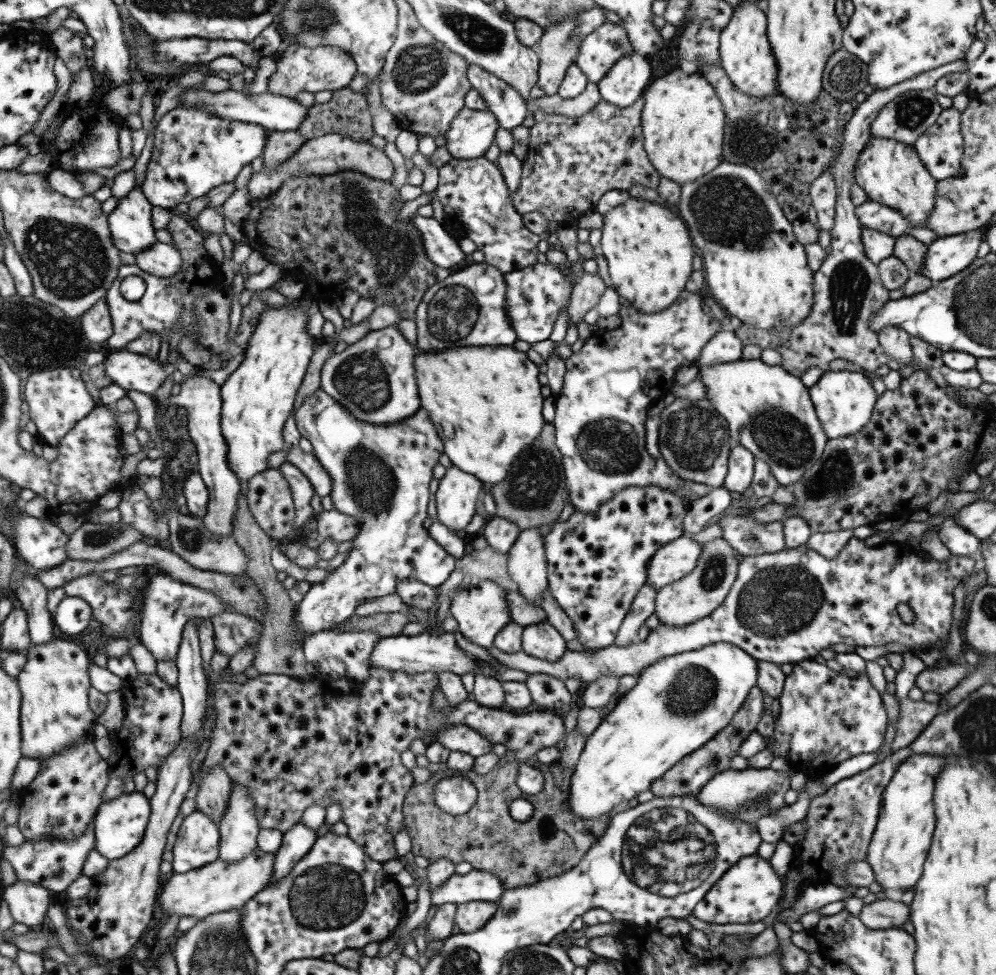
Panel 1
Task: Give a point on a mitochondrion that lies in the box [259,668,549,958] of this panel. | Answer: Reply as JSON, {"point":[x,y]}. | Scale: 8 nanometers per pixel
{"point":[323,896]}

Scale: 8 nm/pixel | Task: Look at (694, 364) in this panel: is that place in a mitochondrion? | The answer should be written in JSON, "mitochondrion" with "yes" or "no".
{"mitochondrion":"no"}

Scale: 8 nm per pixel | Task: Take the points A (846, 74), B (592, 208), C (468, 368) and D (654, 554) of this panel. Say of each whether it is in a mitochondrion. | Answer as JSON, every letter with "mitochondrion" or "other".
{"A":"mitochondrion","B":"other","C":"other","D":"other"}

